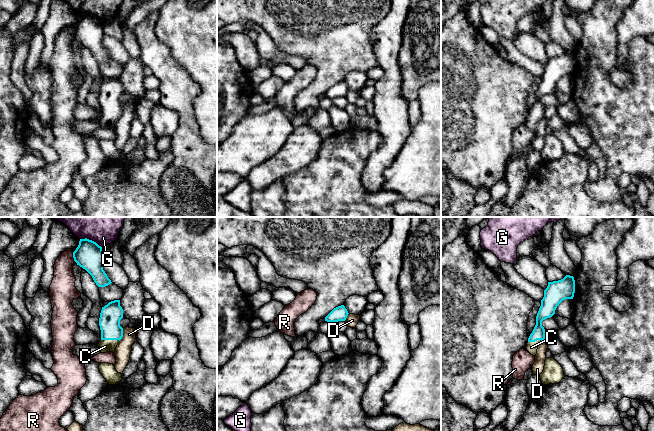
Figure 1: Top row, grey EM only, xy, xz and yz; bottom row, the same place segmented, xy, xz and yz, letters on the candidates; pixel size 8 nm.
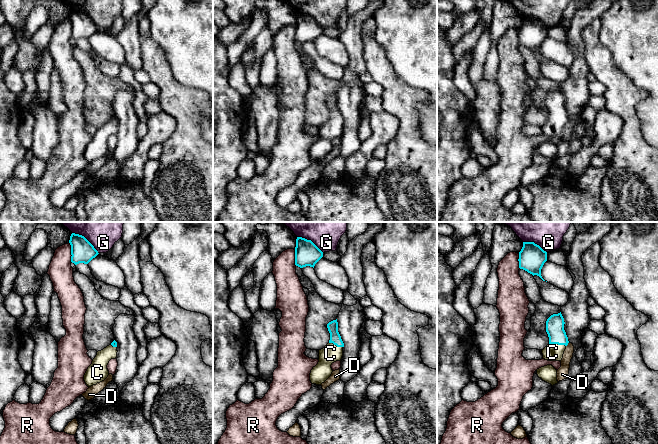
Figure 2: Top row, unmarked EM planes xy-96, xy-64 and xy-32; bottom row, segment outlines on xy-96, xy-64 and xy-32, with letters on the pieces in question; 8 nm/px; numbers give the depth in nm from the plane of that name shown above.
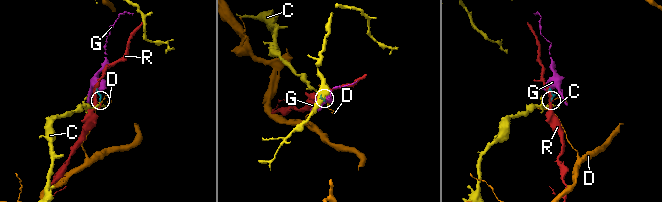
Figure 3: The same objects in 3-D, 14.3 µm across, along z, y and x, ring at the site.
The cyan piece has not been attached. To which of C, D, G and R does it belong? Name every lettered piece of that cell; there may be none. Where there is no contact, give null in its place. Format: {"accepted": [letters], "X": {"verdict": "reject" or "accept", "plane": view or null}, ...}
{"accepted": ["C"], "C": {"verdict": "accept", "plane": "xy"}, "D": {"verdict": "reject", "plane": "xy"}, "G": {"verdict": "reject", "plane": "xy"}, "R": {"verdict": "reject", "plane": "xy"}}

